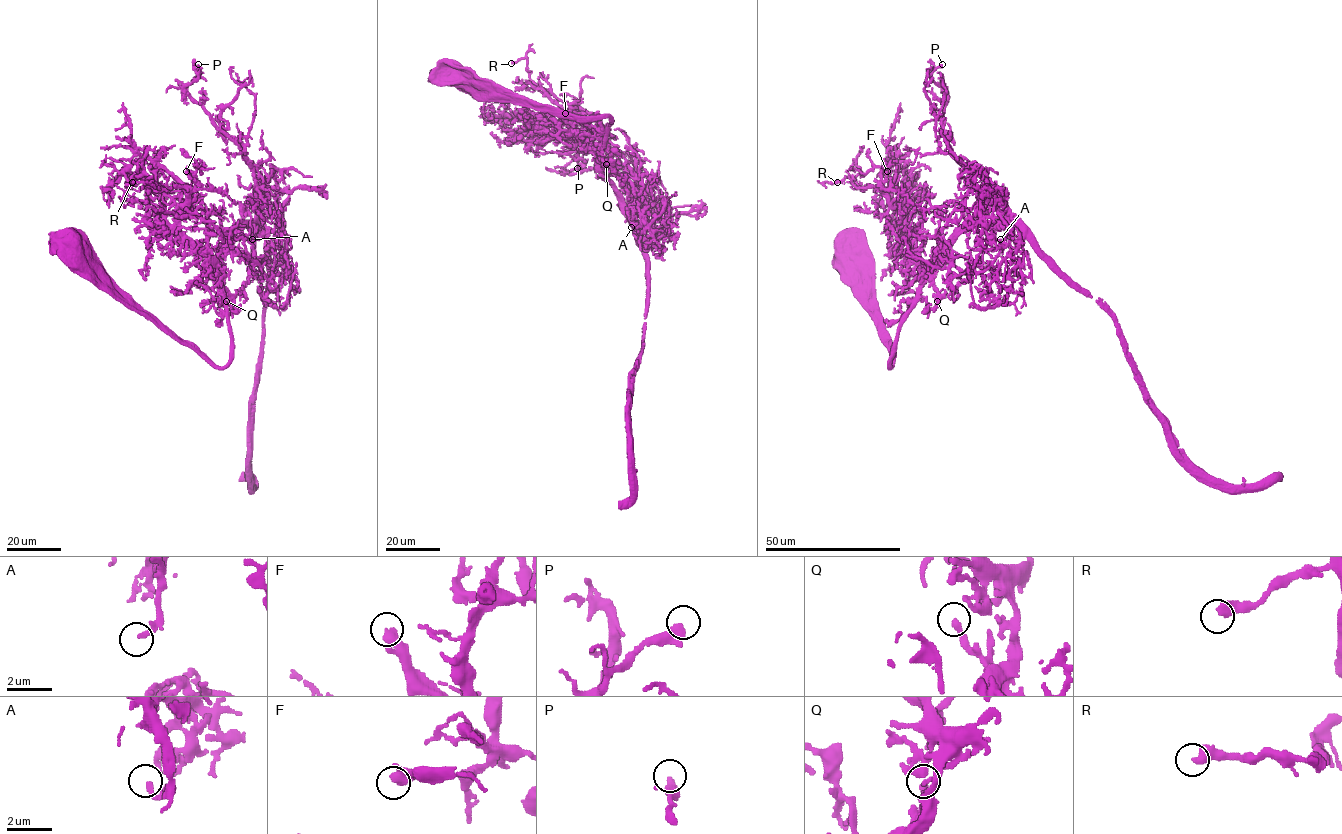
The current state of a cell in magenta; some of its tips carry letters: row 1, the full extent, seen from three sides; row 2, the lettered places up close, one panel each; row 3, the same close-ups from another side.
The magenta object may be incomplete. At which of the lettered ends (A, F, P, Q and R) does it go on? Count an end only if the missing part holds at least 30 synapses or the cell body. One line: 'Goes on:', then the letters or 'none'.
Goes on: F

